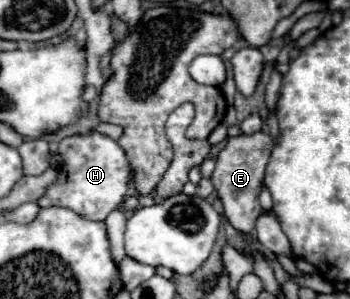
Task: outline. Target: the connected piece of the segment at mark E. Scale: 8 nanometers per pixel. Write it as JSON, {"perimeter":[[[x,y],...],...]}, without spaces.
{"perimeter":[[[253,133],[253,135],[239,135],[229,137],[223,151],[217,155],[217,167],[213,171],[213,185],[221,197],[225,217],[229,223],[243,235],[249,235],[255,229],[255,219],[263,213],[259,205],[259,191],[263,187],[263,175],[267,161],[271,157],[273,149],[273,137],[269,133]]]}

